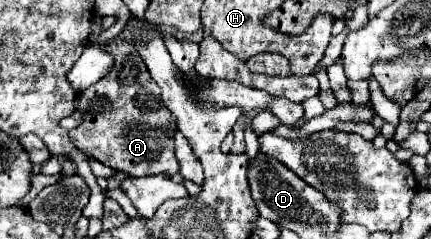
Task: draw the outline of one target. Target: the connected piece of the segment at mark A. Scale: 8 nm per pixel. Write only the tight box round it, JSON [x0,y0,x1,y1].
[68,38,180,178]

